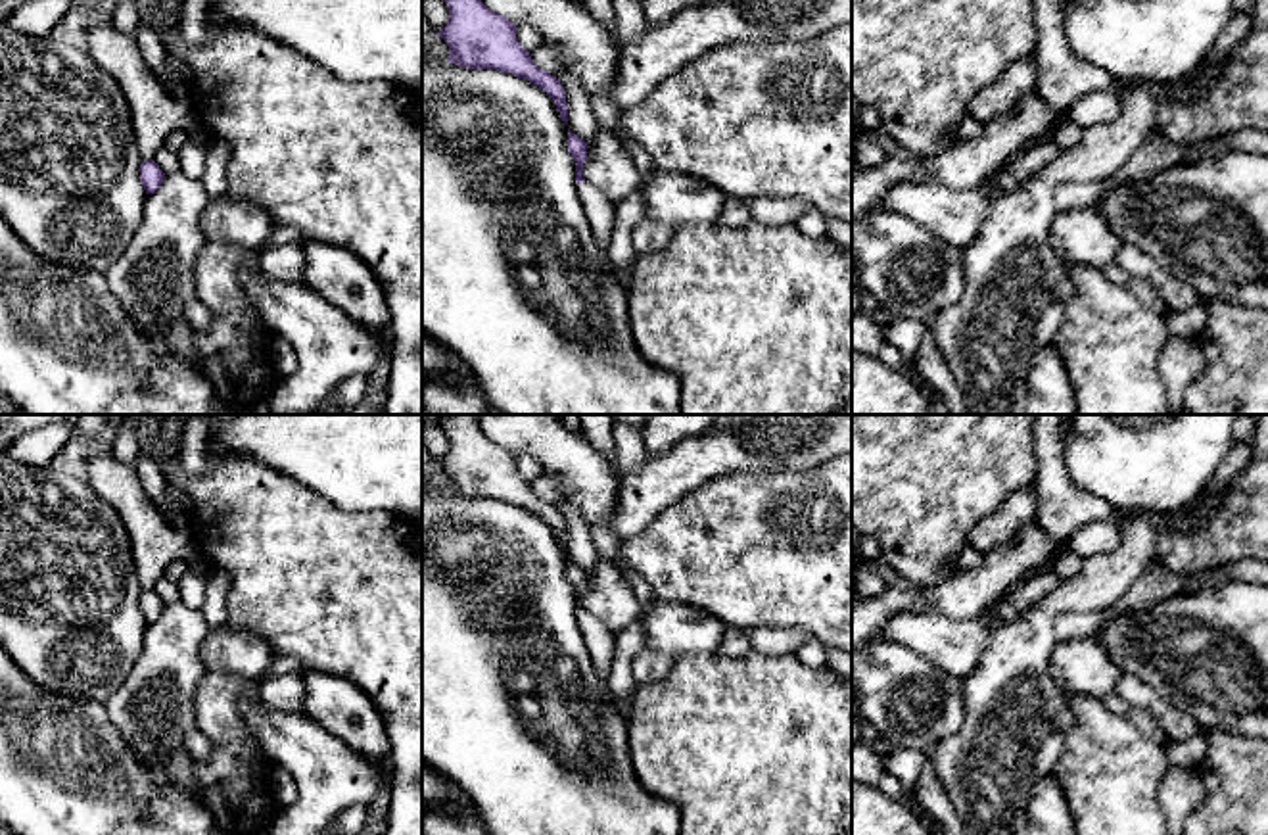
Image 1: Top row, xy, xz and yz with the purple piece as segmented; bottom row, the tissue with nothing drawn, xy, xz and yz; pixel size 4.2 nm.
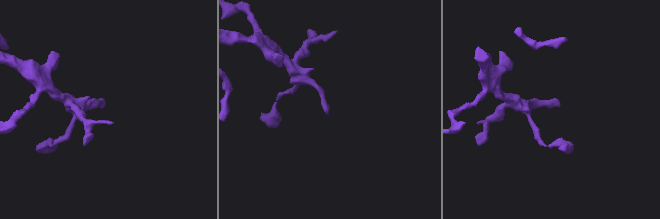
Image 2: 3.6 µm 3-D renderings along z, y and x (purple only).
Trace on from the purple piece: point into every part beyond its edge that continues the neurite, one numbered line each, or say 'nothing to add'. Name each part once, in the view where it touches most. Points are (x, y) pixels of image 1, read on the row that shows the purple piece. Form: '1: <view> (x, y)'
1: xz (601, 212)

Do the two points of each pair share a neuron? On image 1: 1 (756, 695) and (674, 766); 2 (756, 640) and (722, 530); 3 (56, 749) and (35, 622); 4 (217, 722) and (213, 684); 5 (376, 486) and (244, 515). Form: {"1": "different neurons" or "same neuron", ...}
{"1": "same neuron", "2": "different neurons", "3": "different neurons", "4": "same neuron", "5": "different neurons"}

